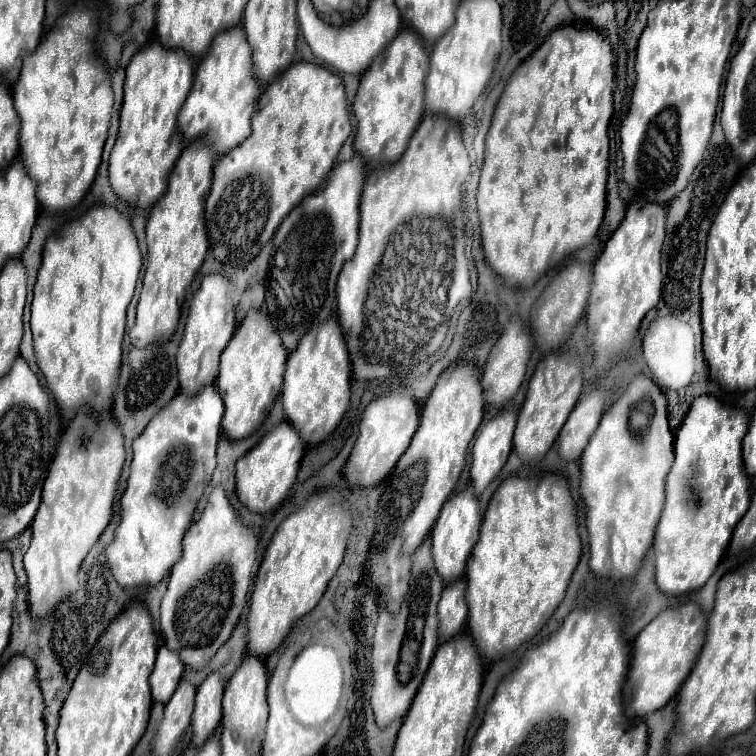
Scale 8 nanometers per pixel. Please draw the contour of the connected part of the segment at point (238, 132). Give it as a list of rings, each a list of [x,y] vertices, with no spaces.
[[[242,28],[220,32],[214,38],[210,52],[204,56],[196,70],[194,86],[178,112],[178,128],[186,140],[212,136],[212,148],[218,156],[224,156],[230,148],[236,148],[252,132],[250,118],[256,110],[260,96],[258,82],[252,76],[252,52]]]

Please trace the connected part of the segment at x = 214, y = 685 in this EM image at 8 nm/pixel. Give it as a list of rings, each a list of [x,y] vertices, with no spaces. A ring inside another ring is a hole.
[[[212,672],[196,692],[196,706],[192,714],[192,744],[202,748],[202,744],[216,732],[222,718],[222,694],[224,682],[218,672]]]

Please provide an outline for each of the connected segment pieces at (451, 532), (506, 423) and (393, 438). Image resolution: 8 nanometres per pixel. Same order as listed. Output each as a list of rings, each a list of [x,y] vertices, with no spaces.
[[[470,486],[458,494],[452,494],[450,500],[446,500],[440,518],[436,520],[432,530],[432,556],[444,584],[452,584],[464,576],[466,560],[480,536],[480,522],[482,522],[482,514],[478,508],[478,498],[474,496]]]
[[[502,410],[476,436],[472,446],[472,486],[480,496],[486,486],[500,474],[512,450],[512,434],[516,428],[516,410]]]
[[[392,392],[372,400],[360,420],[360,434],[352,454],[344,466],[344,480],[354,488],[370,488],[380,484],[394,468],[396,460],[406,452],[416,428],[420,424],[420,410],[410,392]]]

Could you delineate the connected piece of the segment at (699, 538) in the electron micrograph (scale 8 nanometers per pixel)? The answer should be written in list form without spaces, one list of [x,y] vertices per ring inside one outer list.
[[[698,396],[676,432],[674,464],[666,478],[666,504],[654,536],[656,584],[668,596],[694,592],[708,582],[732,538],[734,526],[750,506],[752,482],[742,464],[742,438],[746,436],[746,430],[748,414],[744,408],[736,414],[736,410],[726,408],[714,396]]]

